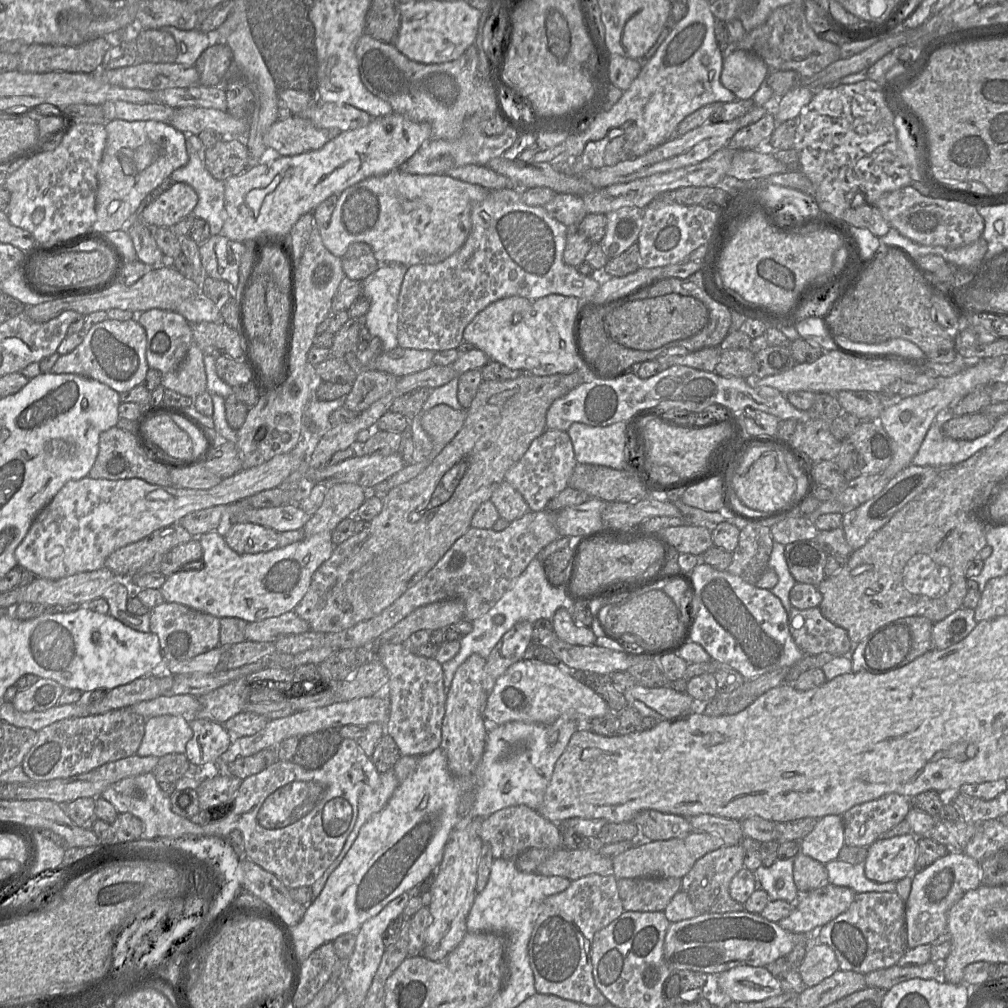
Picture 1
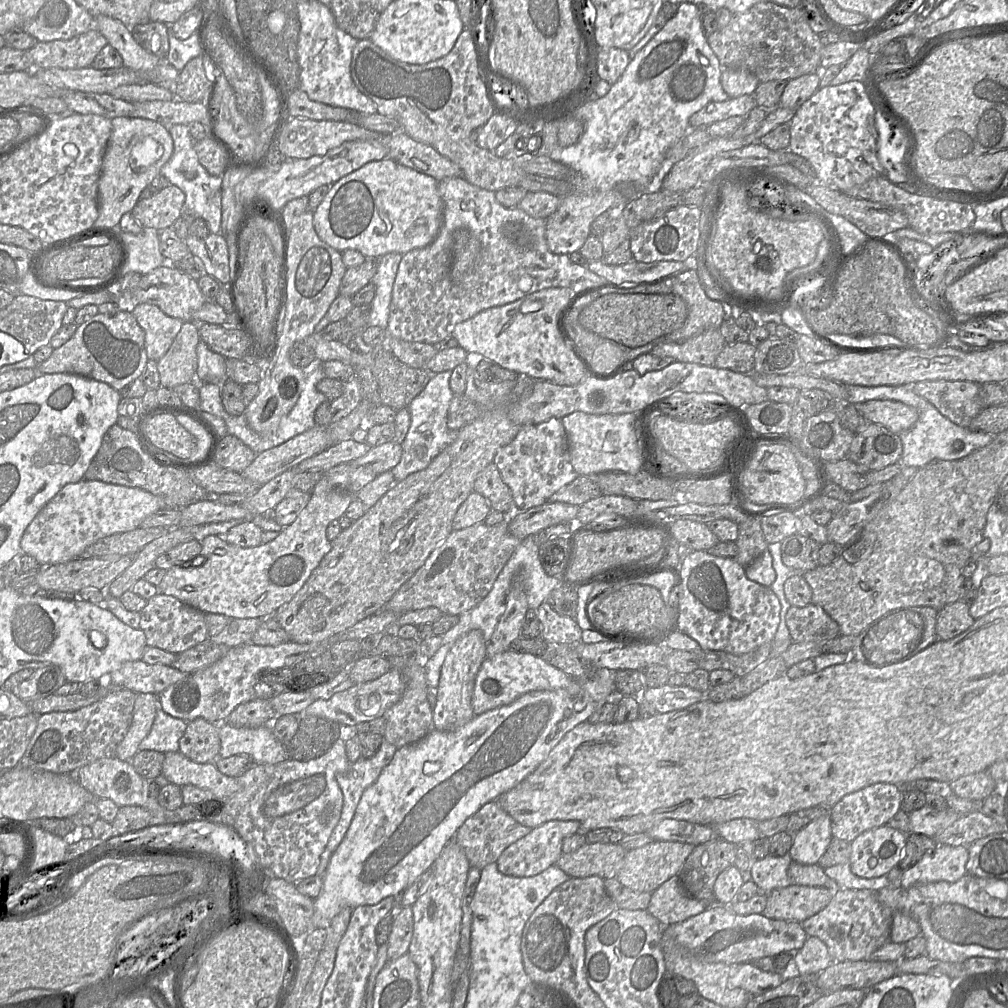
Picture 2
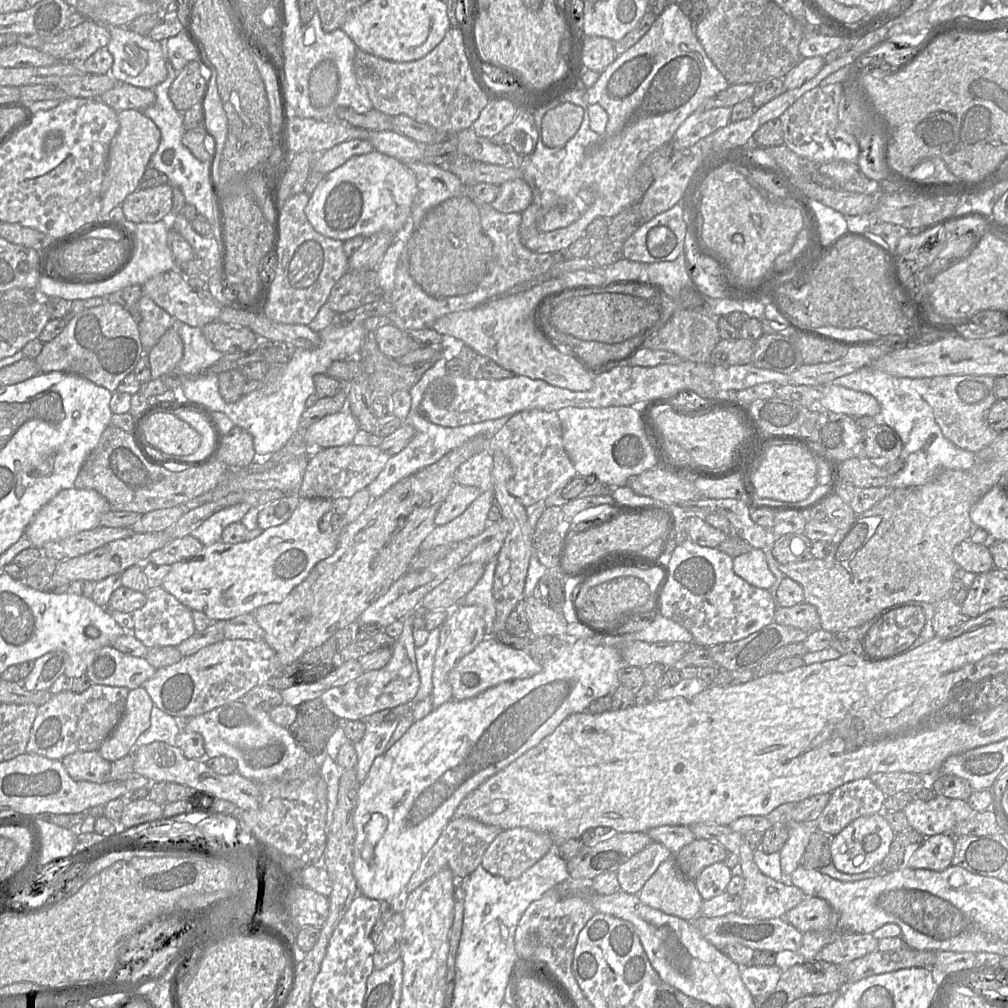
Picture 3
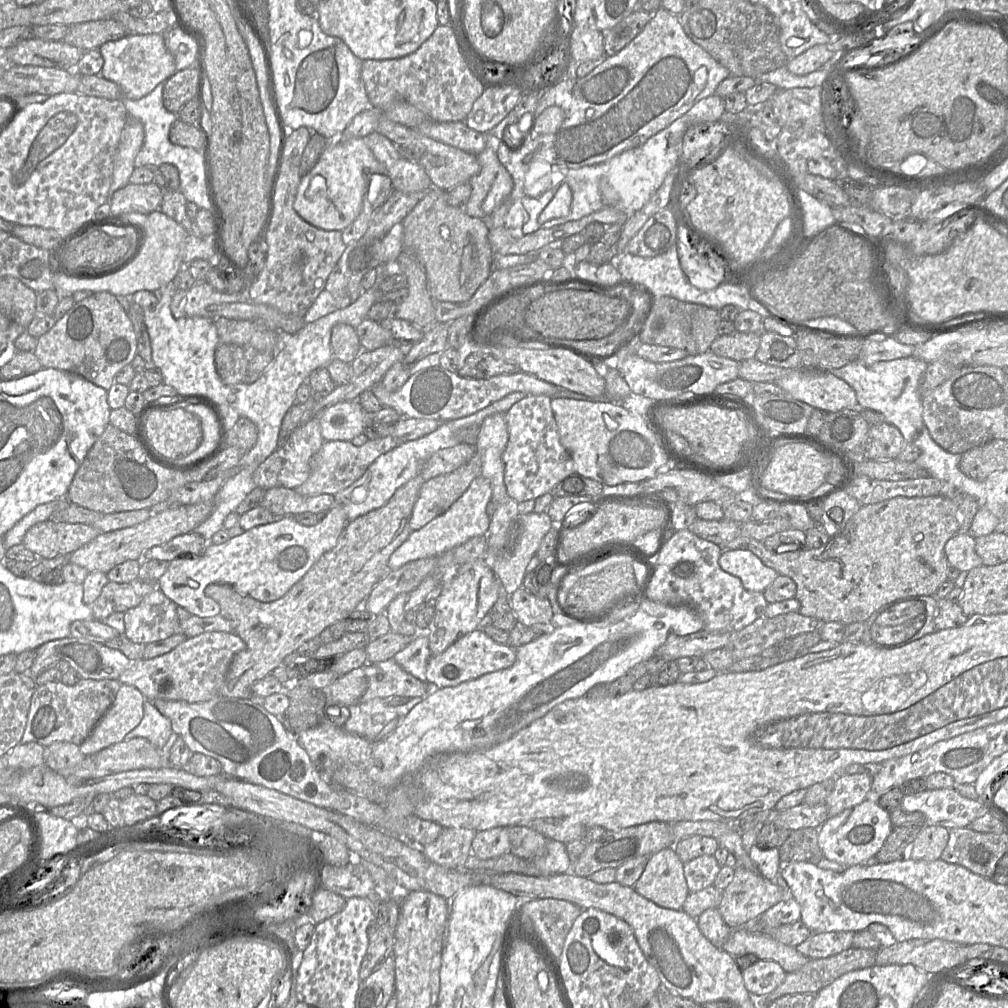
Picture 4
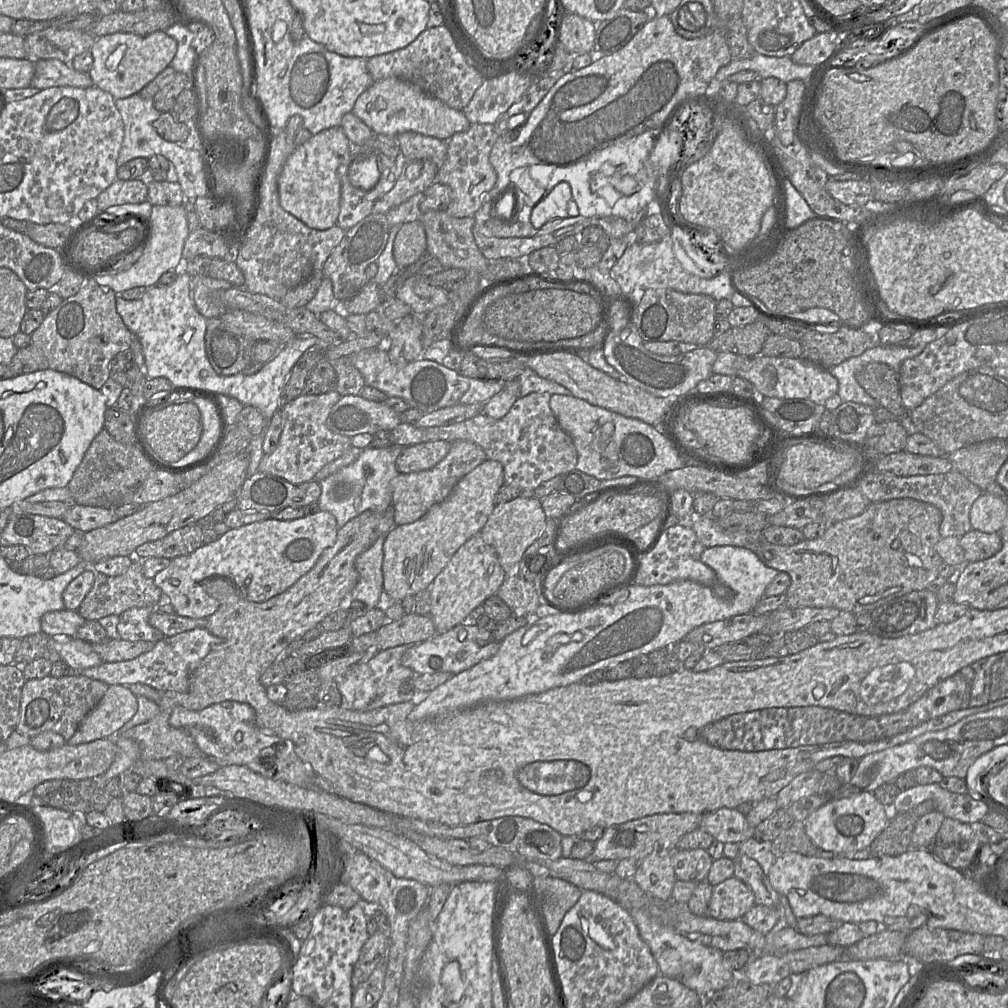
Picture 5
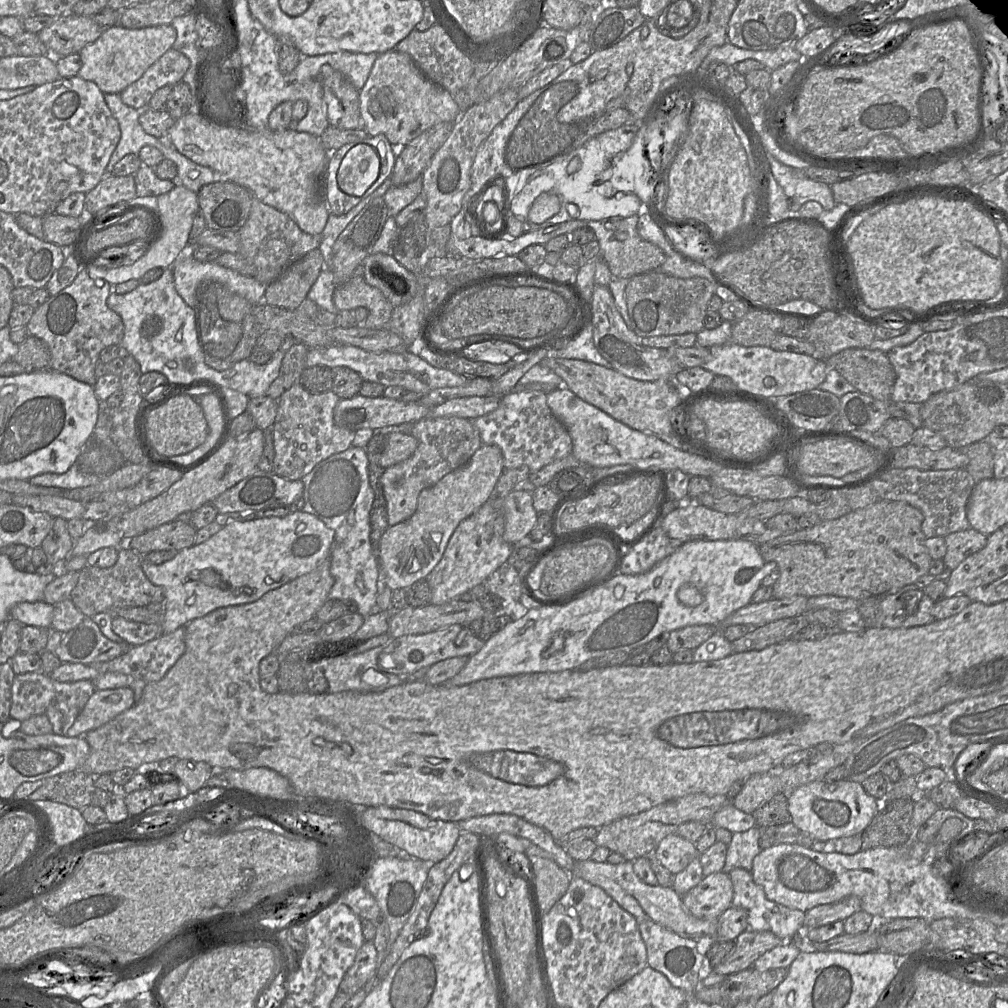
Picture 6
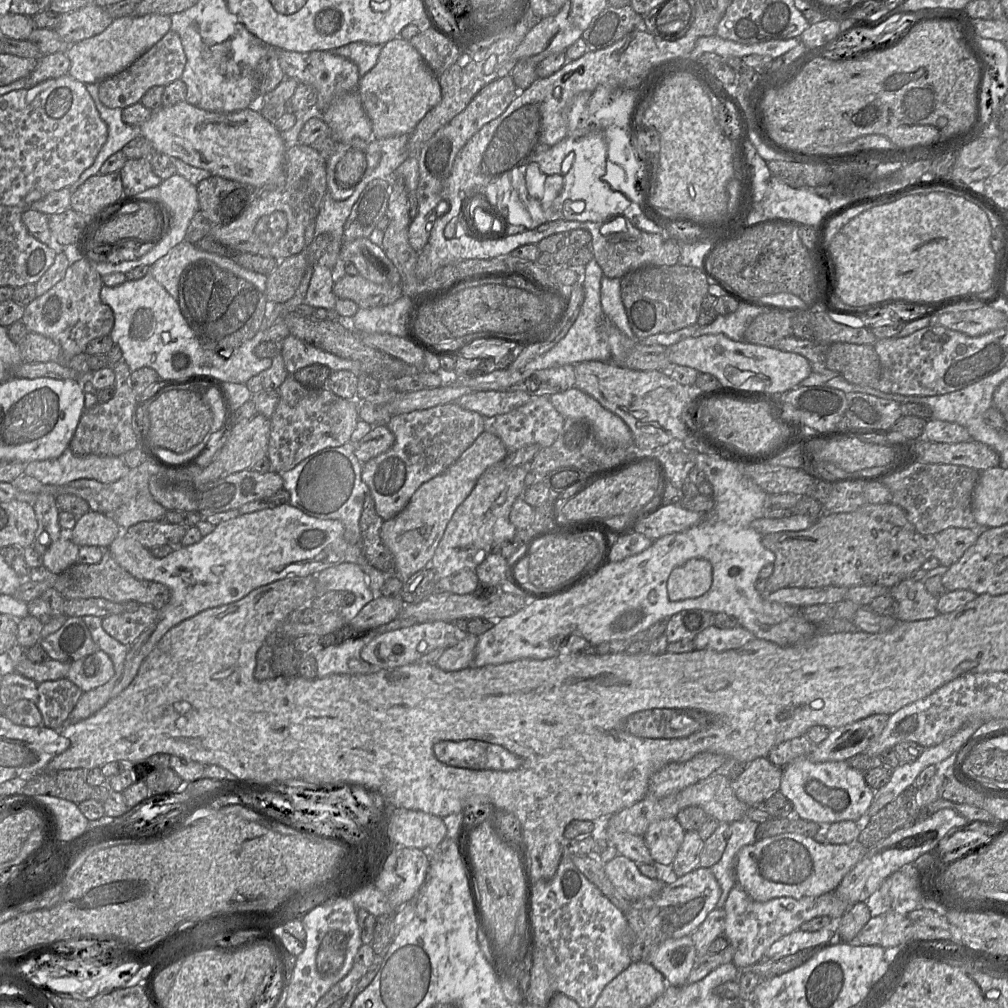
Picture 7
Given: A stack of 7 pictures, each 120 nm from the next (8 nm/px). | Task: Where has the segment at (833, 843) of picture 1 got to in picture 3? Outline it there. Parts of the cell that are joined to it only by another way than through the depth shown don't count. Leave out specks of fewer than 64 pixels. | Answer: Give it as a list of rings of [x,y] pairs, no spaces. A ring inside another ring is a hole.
[[[811,823],[790,824],[788,839],[780,851],[782,882],[785,885],[792,885],[789,876],[801,865],[812,832]]]

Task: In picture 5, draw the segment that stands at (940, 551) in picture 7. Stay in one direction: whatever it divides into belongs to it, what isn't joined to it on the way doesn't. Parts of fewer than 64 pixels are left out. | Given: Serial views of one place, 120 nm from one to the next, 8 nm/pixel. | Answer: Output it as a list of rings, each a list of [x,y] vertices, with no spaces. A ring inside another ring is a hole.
[[[971,529],[959,538],[964,550],[964,562],[985,560],[995,555],[1002,547],[999,533],[984,533]]]

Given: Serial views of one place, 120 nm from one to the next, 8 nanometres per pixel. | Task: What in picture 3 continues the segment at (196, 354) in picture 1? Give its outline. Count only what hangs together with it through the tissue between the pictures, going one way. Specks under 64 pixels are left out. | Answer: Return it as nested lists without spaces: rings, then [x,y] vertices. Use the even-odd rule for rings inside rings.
[[[170,328],[148,351],[151,378],[159,379],[162,375],[175,370],[182,357],[183,342],[177,331]]]

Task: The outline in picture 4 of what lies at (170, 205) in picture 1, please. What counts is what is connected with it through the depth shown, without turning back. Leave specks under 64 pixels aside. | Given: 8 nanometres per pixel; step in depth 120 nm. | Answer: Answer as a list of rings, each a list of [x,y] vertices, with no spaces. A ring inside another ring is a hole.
[[[155,183],[132,184],[118,189],[110,195],[111,213],[127,218],[126,213],[138,212],[149,215],[160,210],[164,189]]]

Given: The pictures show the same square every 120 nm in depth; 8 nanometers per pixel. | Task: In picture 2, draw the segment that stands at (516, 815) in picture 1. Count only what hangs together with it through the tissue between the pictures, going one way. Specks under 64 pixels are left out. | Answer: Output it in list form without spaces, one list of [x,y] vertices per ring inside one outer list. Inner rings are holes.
[[[496,800],[485,804],[477,813],[466,819],[456,832],[453,840],[464,850],[470,866],[481,870],[486,865],[496,862],[508,846],[529,832],[531,832],[530,827],[517,822]]]

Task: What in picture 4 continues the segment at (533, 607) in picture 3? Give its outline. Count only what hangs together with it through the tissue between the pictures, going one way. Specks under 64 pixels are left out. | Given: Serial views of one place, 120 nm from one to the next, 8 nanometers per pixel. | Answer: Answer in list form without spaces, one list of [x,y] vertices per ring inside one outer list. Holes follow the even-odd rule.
[[[523,587],[510,595],[510,605],[522,627],[550,624],[554,615],[548,599],[540,599]]]

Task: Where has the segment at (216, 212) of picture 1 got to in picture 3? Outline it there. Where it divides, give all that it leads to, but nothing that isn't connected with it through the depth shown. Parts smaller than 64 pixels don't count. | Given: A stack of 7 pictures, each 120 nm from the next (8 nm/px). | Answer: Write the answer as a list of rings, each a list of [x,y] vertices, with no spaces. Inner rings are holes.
[[[164,43],[163,55],[168,70],[167,78],[152,88],[156,96],[156,101],[152,106],[143,111],[143,114],[151,119],[161,132],[159,146],[149,161],[149,167],[155,168],[165,174],[169,178],[169,183],[172,186],[178,186],[181,189],[185,202],[193,205],[197,212],[205,216],[213,226],[216,220],[216,213],[210,180],[210,168],[208,168],[207,163],[198,160],[182,143],[182,136],[186,131],[183,123],[183,112],[175,108],[168,94],[169,88],[179,72],[176,72],[172,67]]]

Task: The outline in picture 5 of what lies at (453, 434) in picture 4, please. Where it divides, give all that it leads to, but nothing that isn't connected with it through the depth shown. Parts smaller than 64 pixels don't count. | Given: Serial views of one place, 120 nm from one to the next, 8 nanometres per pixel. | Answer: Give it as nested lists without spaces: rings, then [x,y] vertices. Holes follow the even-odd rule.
[[[390,445],[381,449],[372,447],[362,449],[353,463],[319,482],[321,494],[315,508],[331,513],[339,529],[365,511],[376,513],[390,511],[391,481],[400,473],[396,467],[396,460],[405,447],[407,446]]]

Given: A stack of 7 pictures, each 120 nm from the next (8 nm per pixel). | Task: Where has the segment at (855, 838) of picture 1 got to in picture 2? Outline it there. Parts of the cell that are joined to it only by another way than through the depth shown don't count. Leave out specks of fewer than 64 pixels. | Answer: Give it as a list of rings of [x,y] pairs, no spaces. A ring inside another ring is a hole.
[[[874,783],[849,793],[829,809],[832,837],[848,842],[861,833],[886,825],[900,810],[902,787],[890,783]]]

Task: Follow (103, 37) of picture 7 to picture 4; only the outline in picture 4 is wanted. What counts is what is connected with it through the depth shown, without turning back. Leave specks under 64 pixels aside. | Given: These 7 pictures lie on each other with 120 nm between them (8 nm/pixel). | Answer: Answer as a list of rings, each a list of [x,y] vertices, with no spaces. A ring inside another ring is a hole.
[[[129,34],[118,40],[108,41],[98,49],[104,59],[100,75],[116,83],[126,99],[142,98],[177,71],[175,60],[166,48],[164,34]]]

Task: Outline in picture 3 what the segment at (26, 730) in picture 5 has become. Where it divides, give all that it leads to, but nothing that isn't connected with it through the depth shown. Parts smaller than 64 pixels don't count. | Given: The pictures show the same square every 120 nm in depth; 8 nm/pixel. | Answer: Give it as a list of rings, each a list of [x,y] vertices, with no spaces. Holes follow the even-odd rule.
[[[91,684],[82,693],[66,690],[52,695],[37,709],[26,752],[62,760],[74,752],[99,750],[118,725],[129,691],[125,687]]]

